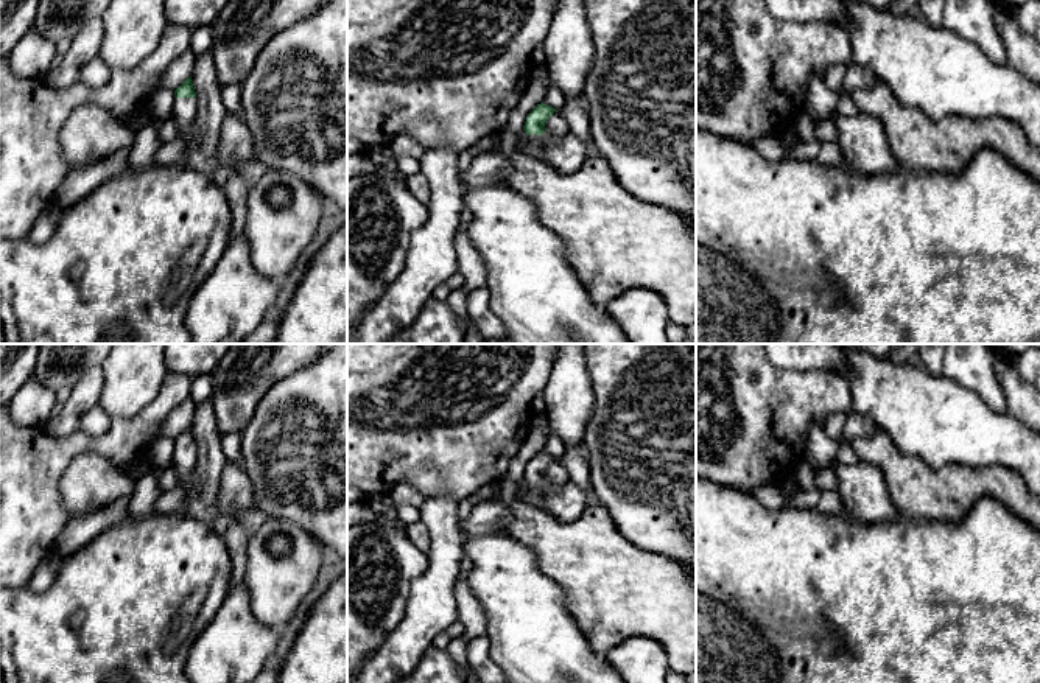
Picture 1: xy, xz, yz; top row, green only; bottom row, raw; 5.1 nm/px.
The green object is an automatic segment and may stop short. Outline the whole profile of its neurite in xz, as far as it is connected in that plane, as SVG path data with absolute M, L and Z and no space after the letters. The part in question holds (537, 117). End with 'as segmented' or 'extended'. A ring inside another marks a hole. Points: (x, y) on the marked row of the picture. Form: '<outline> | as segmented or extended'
M543 103L537 104L526 117L523 131L529 143L536 143L543 151L543 162L546 162L557 173L574 173L595 152L593 143L587 143L568 132L562 137L551 137L545 132L546 120L557 112L554 107Z | extended

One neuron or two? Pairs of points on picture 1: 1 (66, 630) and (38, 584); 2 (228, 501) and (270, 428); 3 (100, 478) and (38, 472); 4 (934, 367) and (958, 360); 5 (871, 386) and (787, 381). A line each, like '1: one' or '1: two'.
1: two
2: two
3: two
4: two
5: two

